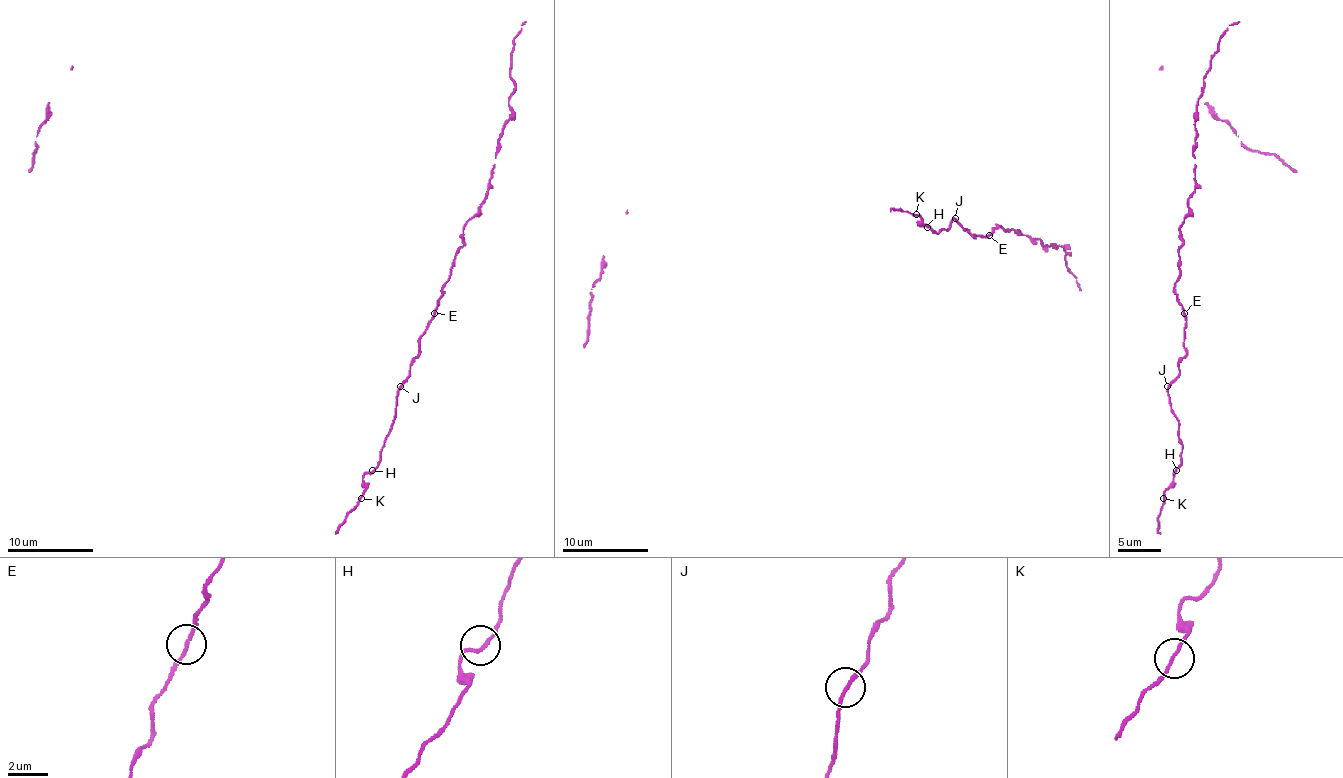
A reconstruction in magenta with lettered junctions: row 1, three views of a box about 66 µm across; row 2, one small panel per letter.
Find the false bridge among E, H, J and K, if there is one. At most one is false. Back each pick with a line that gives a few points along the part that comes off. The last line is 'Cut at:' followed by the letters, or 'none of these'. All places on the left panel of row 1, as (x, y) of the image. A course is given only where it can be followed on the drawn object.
Cut at: none of these

